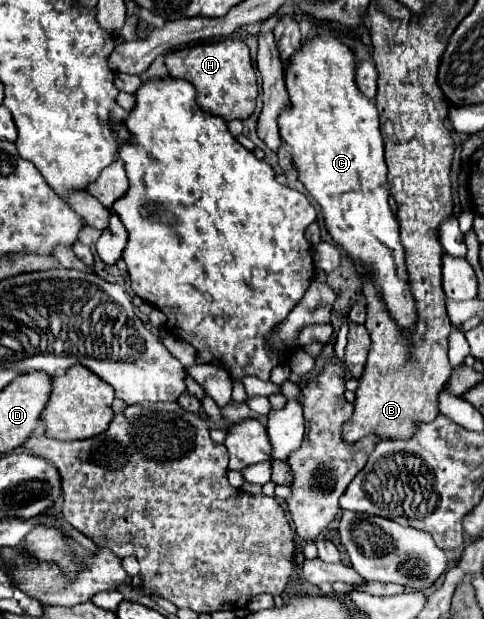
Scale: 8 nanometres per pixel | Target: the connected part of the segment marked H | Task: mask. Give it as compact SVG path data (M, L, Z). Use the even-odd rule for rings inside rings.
M222 38L216 42L204 42L186 46L164 56L164 64L172 78L182 78L194 84L196 88L196 102L198 106L208 112L230 120L246 120L252 116L258 96L256 74L250 60L250 50L242 40Z

